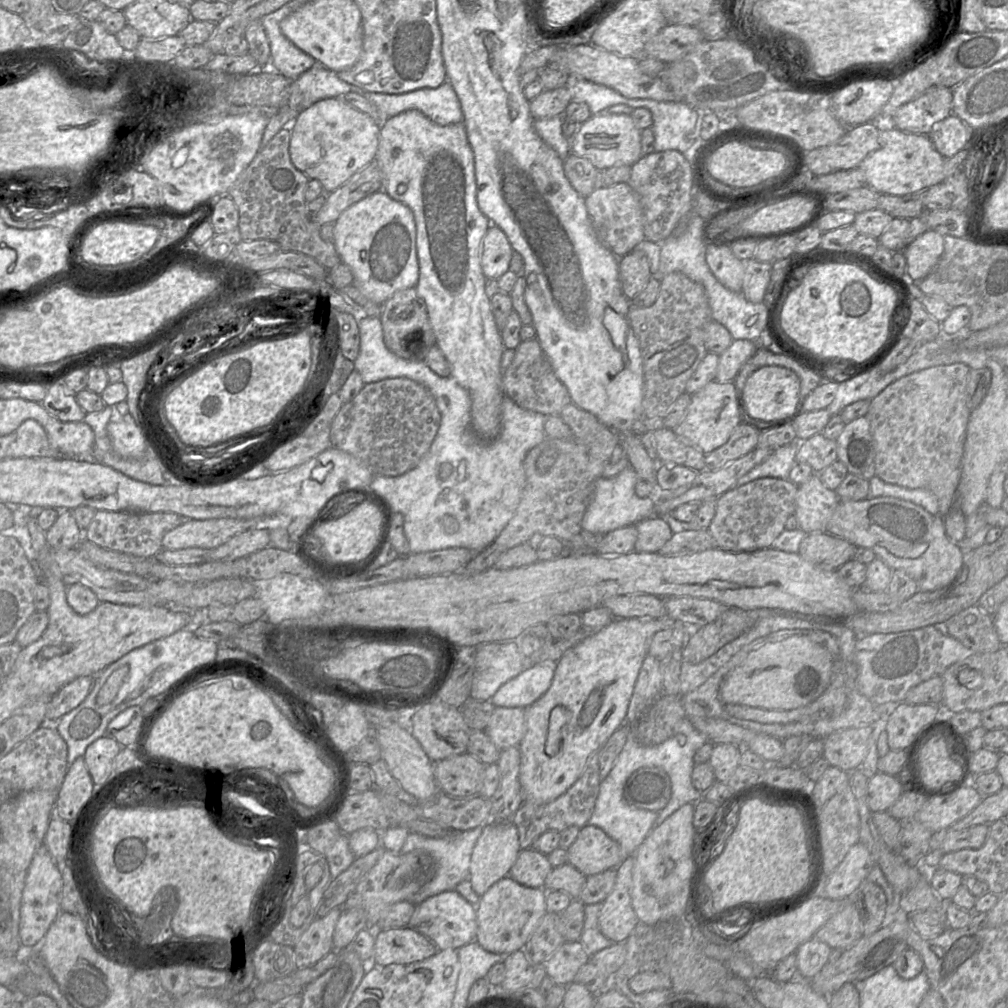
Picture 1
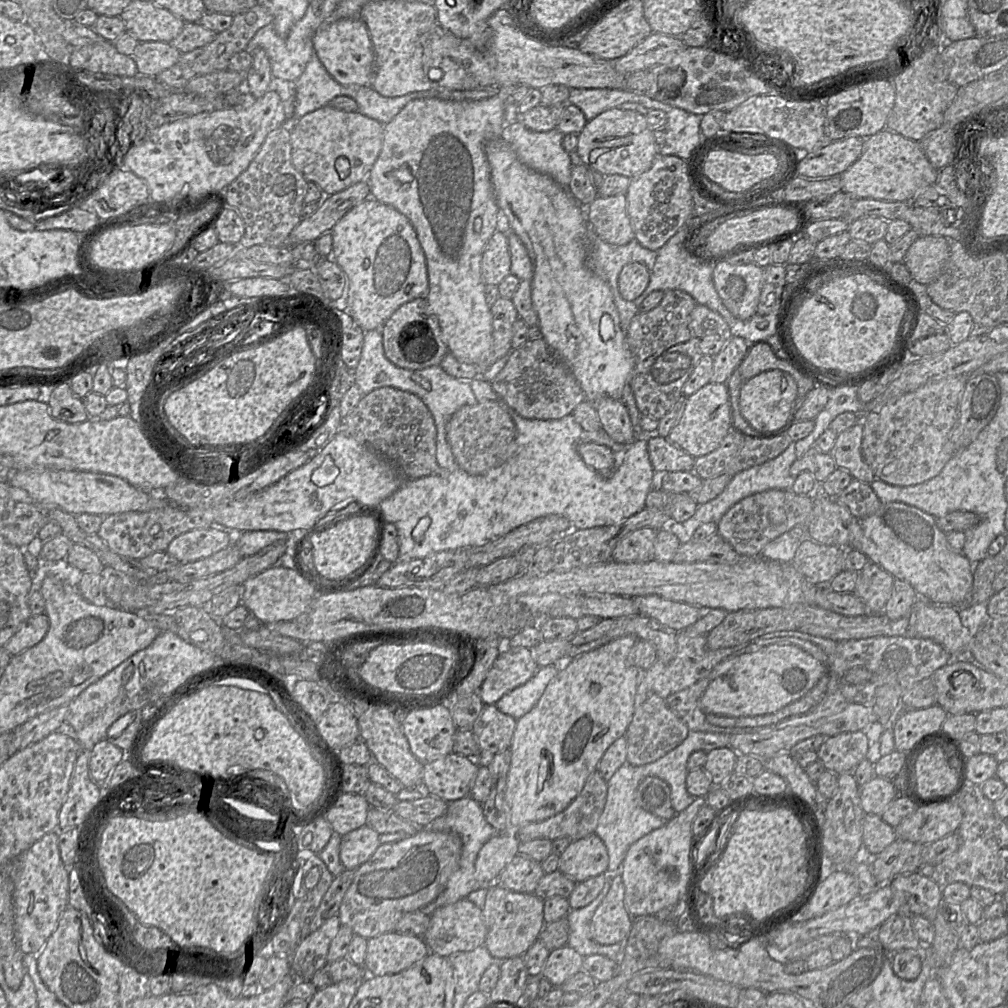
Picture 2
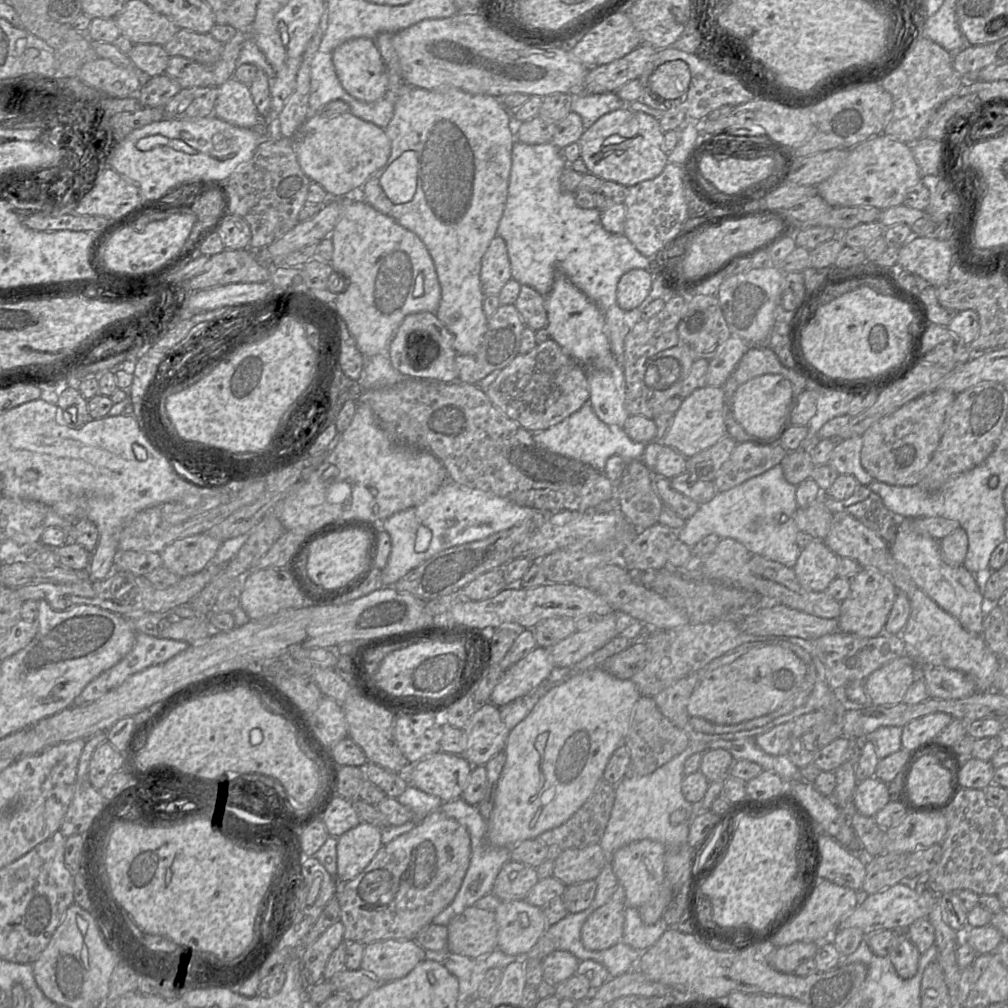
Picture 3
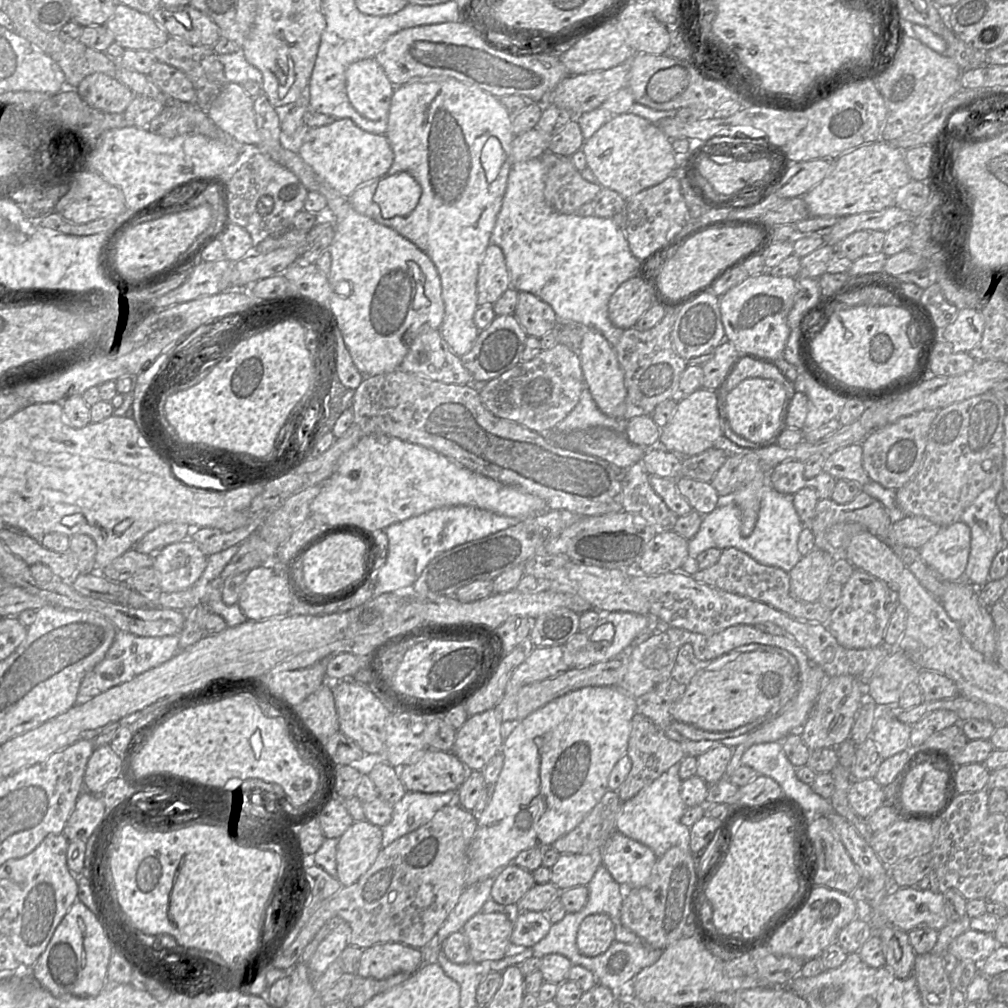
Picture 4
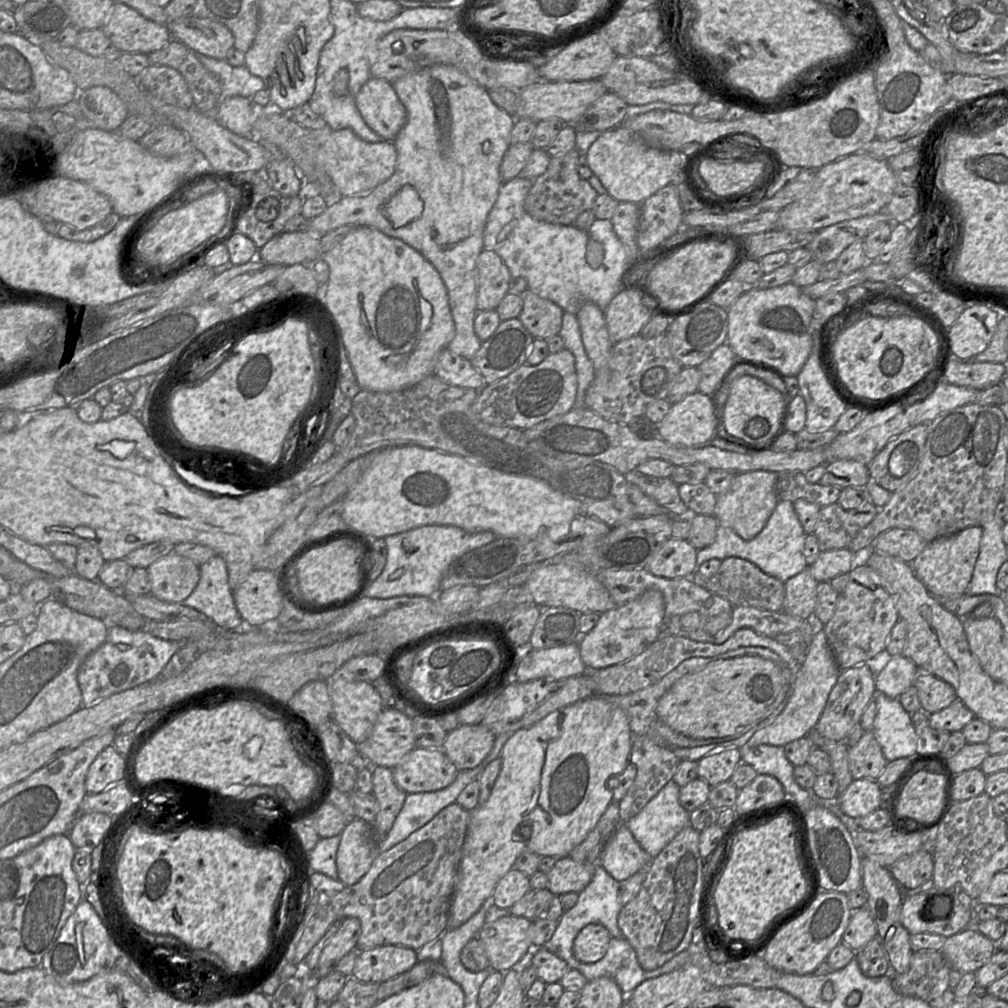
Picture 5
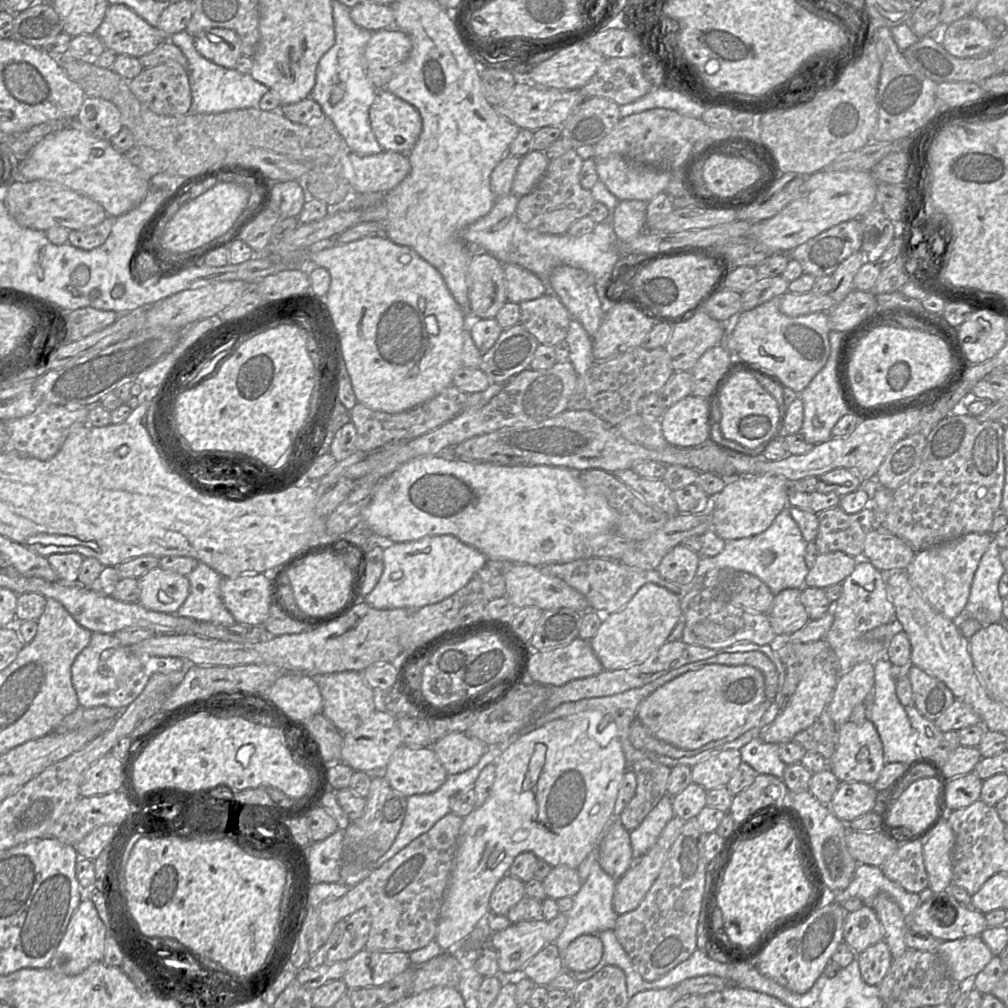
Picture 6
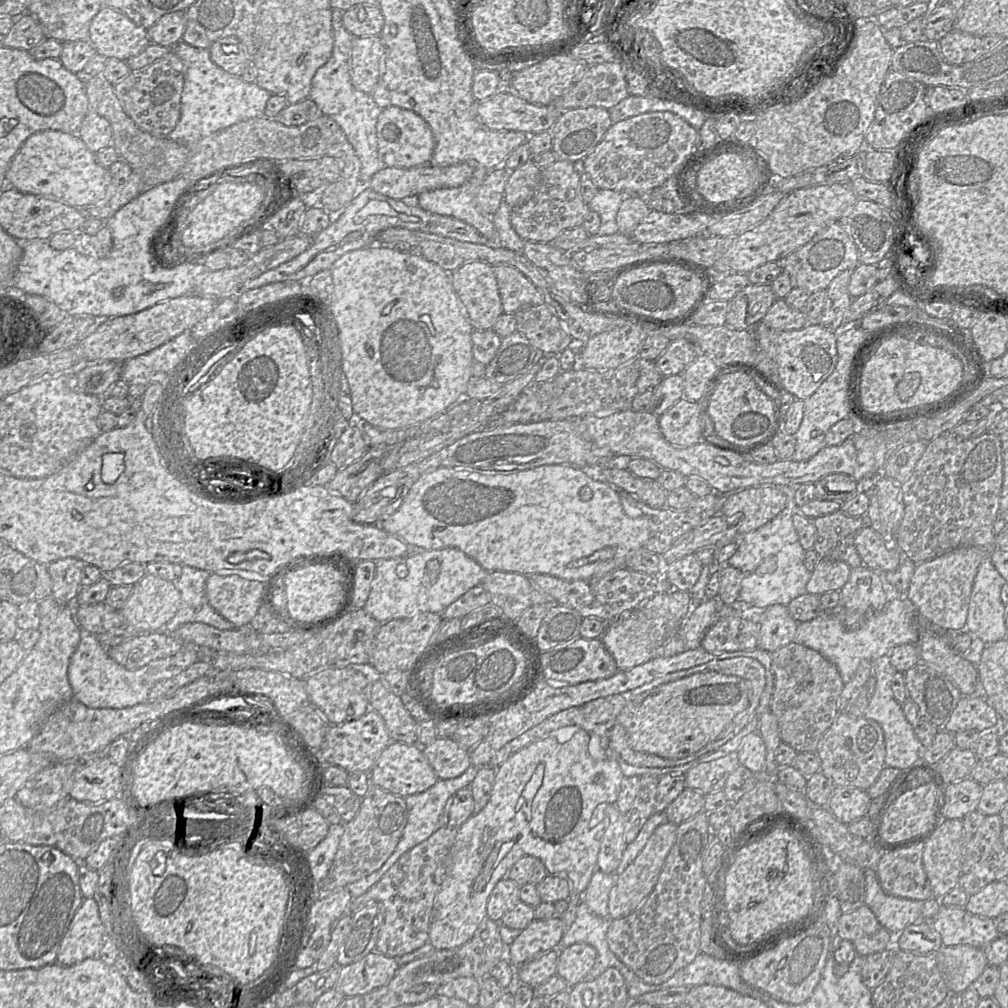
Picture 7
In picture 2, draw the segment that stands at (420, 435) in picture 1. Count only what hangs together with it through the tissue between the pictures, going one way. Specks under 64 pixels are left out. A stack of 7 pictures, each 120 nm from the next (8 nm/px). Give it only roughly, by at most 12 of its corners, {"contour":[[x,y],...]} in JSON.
{"contour":[[381,387],[338,432],[406,479],[436,473],[436,426],[412,393]]}

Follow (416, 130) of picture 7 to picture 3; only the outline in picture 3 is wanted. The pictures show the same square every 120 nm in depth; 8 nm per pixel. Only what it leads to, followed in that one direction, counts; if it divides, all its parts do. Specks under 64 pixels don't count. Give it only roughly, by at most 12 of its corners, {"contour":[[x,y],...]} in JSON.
{"contour":[[374,39],[344,42],[332,61],[340,84],[370,103],[389,95]]}

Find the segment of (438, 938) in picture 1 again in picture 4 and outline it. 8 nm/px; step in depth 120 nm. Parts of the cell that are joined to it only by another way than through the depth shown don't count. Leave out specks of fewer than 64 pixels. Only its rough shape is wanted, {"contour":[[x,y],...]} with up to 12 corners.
{"contour":[[514,911],[479,912],[463,926],[471,961],[511,951]]}

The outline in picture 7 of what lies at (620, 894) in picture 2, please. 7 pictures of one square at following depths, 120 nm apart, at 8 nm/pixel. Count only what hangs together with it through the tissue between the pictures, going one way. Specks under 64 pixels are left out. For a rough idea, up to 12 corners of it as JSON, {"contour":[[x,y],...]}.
{"contour":[[586,943],[558,952],[556,974],[573,987],[592,971],[597,951]]}

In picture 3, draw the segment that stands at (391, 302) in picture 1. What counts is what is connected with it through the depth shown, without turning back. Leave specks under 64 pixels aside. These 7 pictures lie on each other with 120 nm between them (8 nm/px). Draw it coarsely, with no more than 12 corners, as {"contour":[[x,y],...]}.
{"contour":[[407,315],[388,348],[406,377],[459,381],[451,333]]}

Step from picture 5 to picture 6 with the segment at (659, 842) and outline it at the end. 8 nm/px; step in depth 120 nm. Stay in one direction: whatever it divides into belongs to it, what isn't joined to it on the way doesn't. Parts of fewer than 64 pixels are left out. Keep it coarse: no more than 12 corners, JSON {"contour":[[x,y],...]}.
{"contour":[[666,794],[629,832],[634,862],[655,845],[674,817]]}

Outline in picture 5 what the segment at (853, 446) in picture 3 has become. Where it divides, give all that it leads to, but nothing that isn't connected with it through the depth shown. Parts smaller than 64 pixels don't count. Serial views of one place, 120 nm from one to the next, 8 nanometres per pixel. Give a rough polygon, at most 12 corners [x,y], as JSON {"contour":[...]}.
{"contour":[[855,460],[826,464],[820,484],[865,488],[867,465]]}

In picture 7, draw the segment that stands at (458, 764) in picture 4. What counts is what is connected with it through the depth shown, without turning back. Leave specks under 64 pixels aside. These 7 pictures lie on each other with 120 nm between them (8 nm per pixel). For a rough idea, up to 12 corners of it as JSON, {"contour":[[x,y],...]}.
{"contour":[[390,742],[370,784],[406,797],[439,778],[419,745]]}

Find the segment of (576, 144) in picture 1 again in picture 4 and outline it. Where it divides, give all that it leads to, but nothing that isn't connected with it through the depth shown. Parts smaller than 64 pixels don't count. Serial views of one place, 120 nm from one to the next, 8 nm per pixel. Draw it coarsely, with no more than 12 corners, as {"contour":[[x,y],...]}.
{"contour":[[627,112],[585,140],[599,185],[629,199],[678,171],[656,123]]}

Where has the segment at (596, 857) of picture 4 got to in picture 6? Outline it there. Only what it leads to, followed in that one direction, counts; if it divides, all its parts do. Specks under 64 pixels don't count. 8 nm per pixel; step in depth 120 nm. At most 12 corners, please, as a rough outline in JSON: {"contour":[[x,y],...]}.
{"contour":[[552,868],[542,883],[546,897],[574,898],[583,884],[577,869]]}

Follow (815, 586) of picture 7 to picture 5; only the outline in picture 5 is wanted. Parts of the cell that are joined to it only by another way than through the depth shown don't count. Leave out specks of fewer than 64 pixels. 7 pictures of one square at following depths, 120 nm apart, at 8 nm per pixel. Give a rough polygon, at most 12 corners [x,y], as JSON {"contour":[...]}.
{"contour":[[848,548],[820,552],[810,566],[818,582],[849,574]]}

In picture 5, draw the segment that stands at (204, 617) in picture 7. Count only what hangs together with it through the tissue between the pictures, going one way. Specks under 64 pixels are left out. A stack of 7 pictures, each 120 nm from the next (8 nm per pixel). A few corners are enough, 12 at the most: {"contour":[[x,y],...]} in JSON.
{"contour":[[219,555],[200,566],[182,603],[218,630],[244,628]]}

